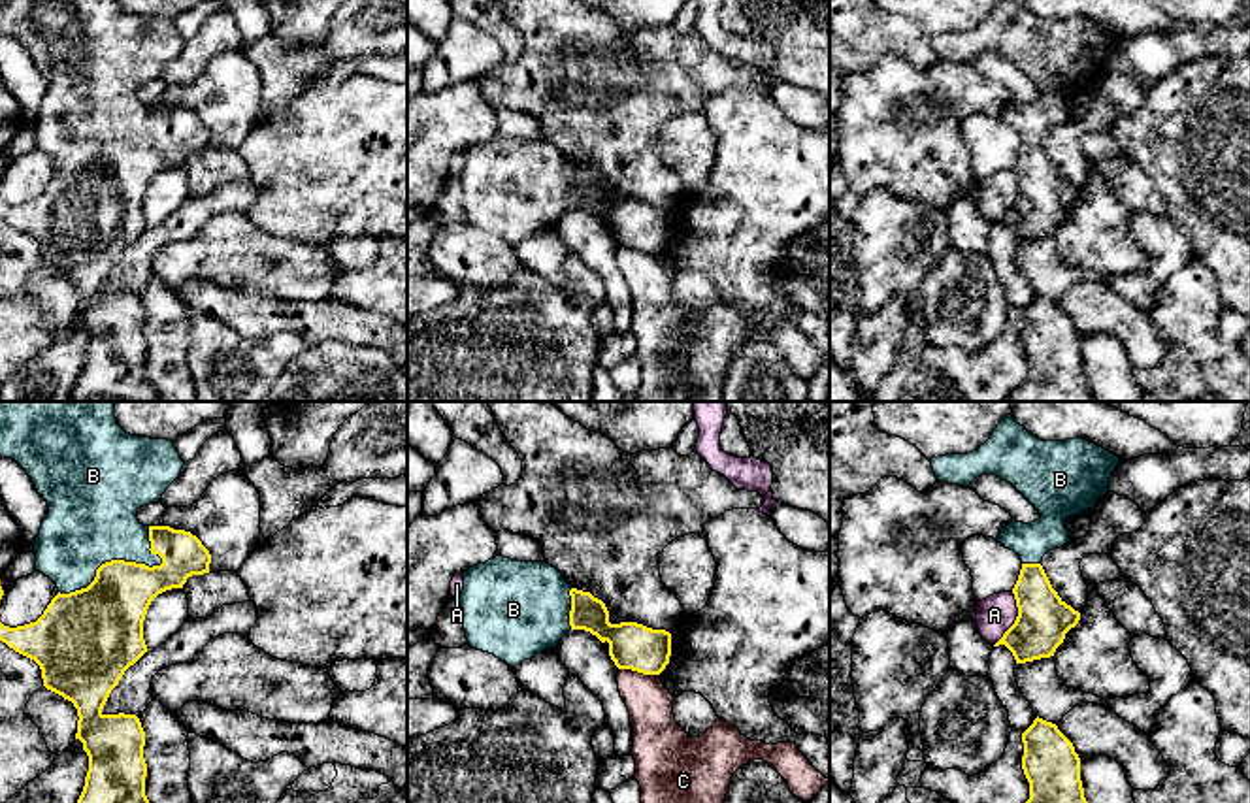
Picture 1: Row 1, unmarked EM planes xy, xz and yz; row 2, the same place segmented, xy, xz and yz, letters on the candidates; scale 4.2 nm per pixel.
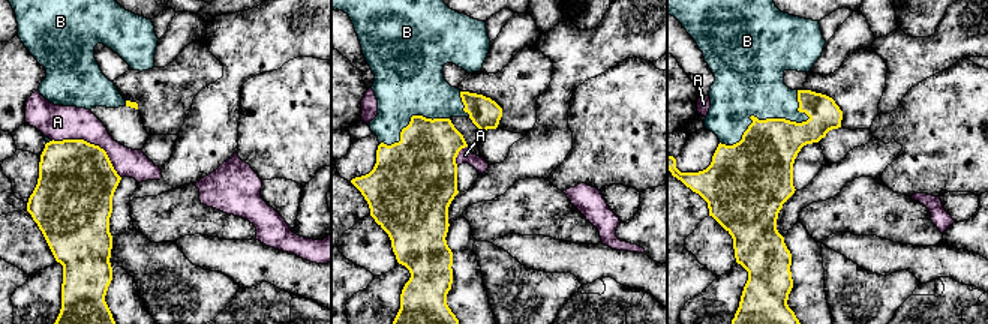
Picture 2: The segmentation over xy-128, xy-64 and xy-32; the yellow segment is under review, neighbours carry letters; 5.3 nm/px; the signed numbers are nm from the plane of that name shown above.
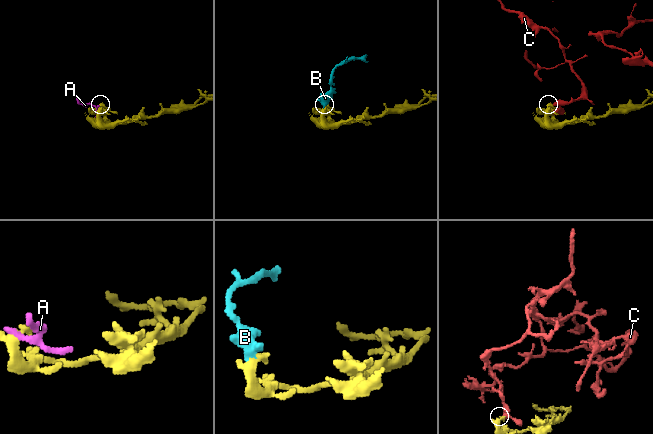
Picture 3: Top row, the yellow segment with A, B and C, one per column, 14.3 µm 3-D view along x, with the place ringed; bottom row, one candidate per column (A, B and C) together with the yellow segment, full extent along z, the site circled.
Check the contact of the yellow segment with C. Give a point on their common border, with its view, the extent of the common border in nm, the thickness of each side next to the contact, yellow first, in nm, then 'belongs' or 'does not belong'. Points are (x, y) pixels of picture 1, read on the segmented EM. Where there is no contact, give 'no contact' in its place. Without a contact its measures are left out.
meets yellow in xz at (638, 671); contact 170 nm long; 200 nm thick on the yellow side, 190 nm on the other; does not belong

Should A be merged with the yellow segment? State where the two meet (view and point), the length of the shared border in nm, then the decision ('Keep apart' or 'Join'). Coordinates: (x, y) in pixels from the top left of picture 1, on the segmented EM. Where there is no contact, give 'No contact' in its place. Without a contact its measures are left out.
Touches yellow at yz (1017, 619). Shared border 240 nm. Keep apart

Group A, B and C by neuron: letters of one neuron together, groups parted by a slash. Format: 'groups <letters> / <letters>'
groups A / B / C

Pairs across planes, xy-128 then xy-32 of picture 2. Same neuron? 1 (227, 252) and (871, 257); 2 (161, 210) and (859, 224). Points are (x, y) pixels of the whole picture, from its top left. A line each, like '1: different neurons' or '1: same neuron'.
1: same neuron
2: same neuron

